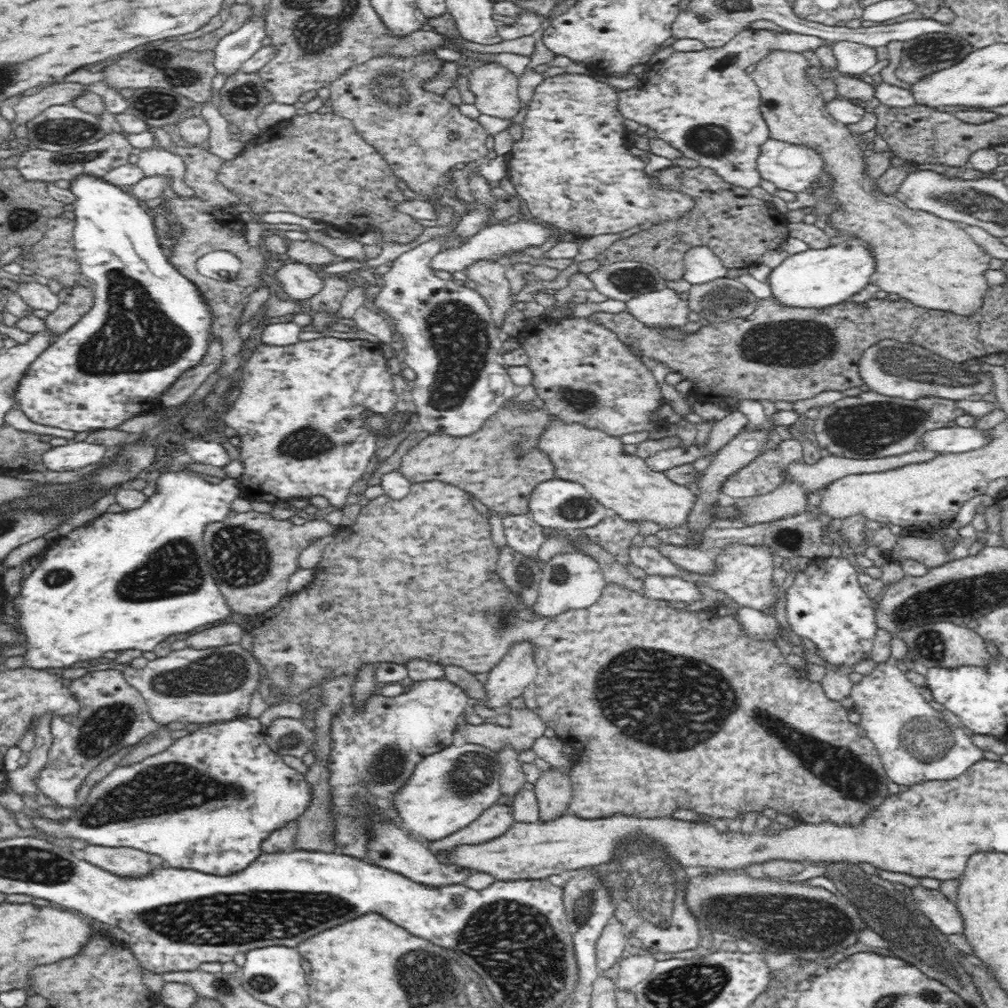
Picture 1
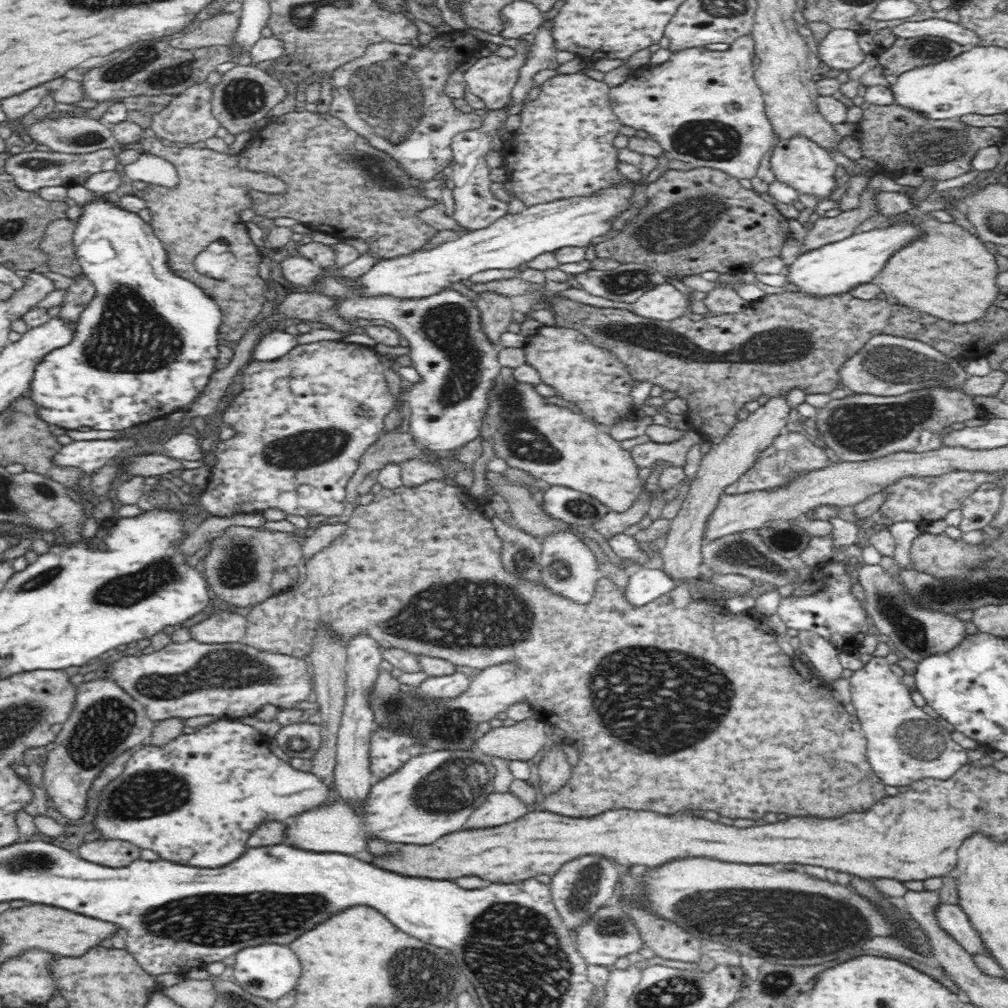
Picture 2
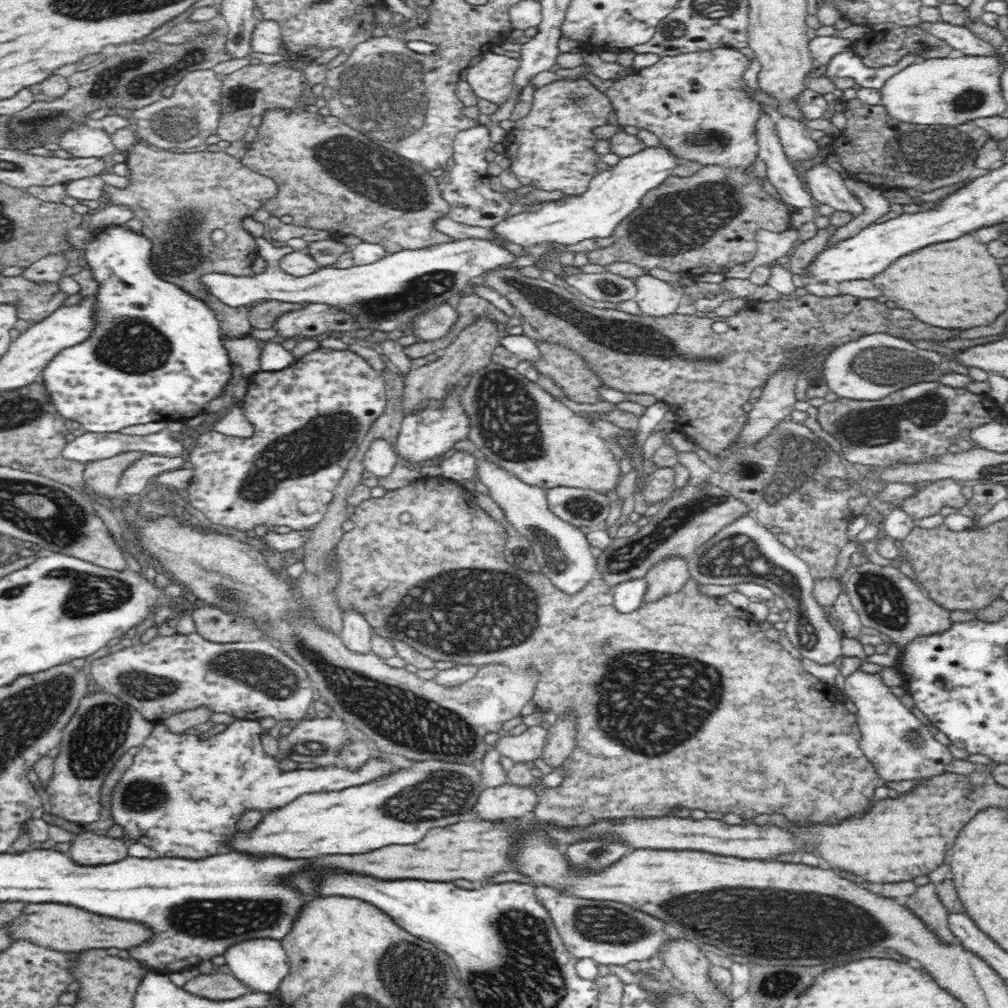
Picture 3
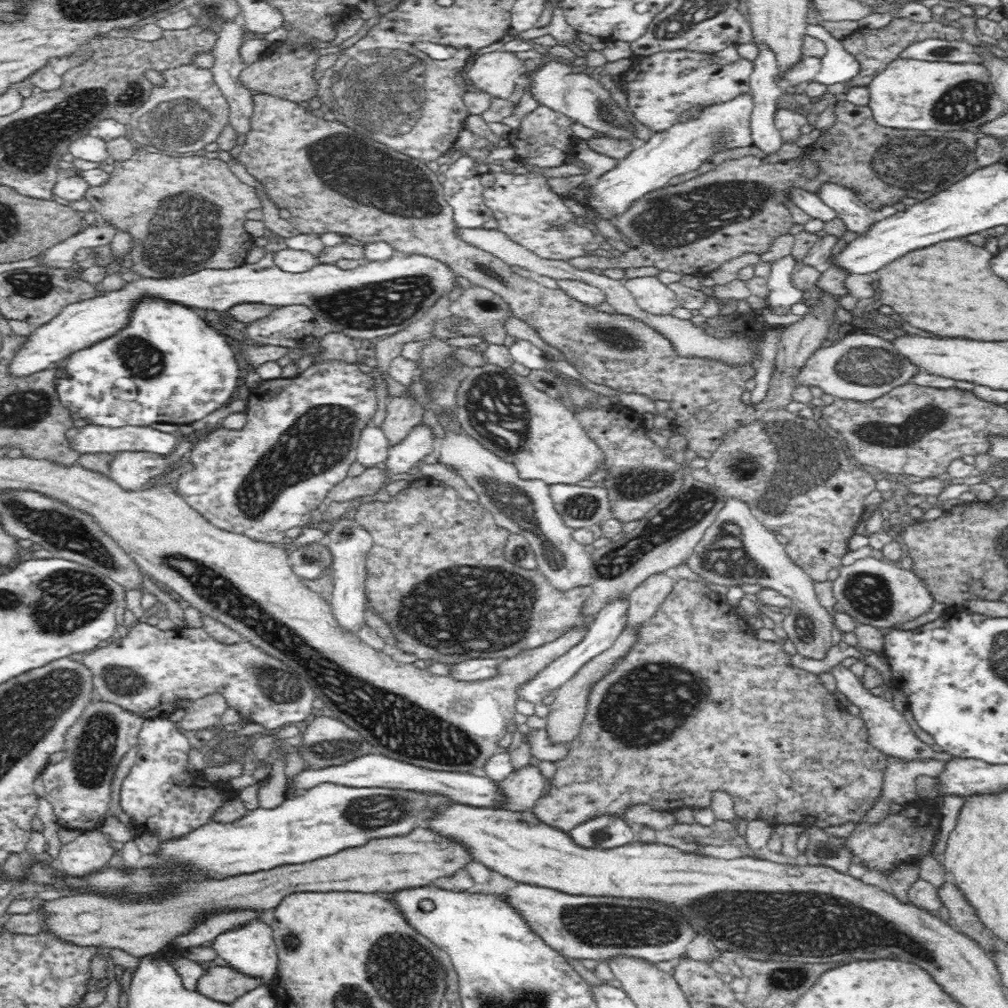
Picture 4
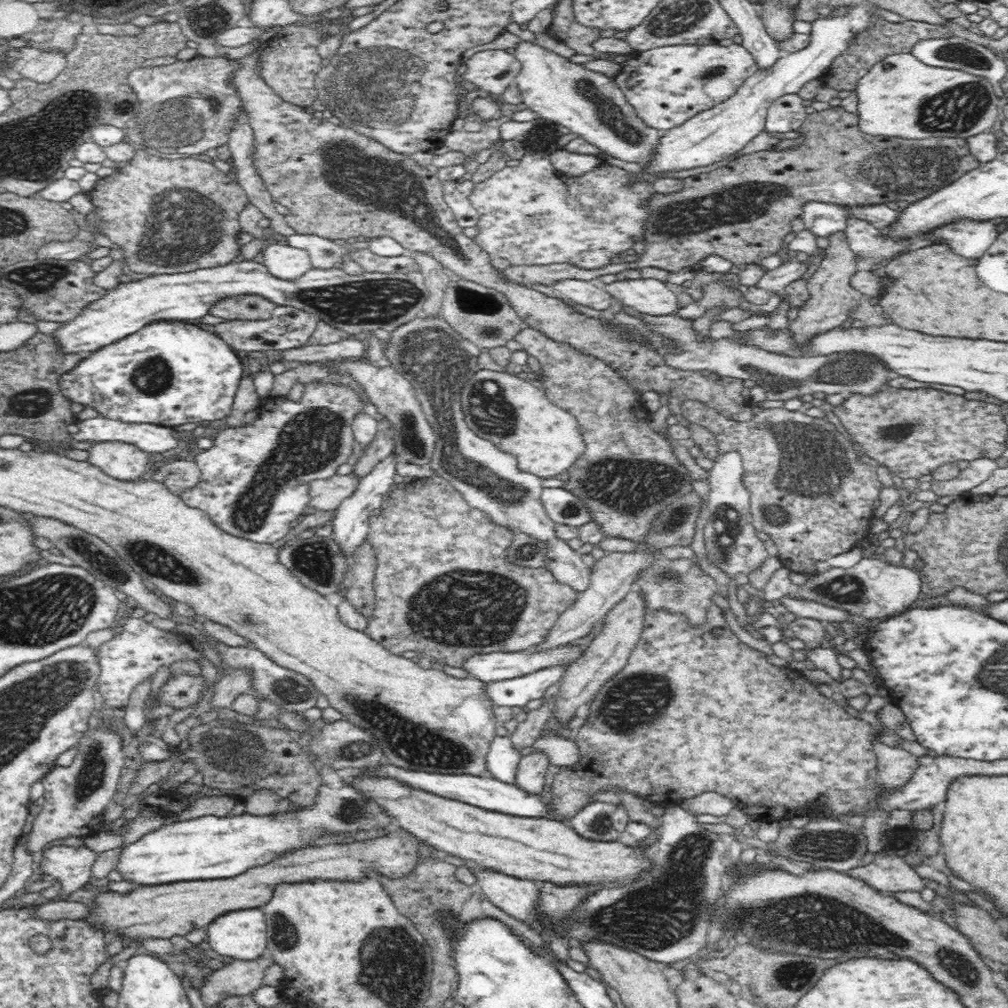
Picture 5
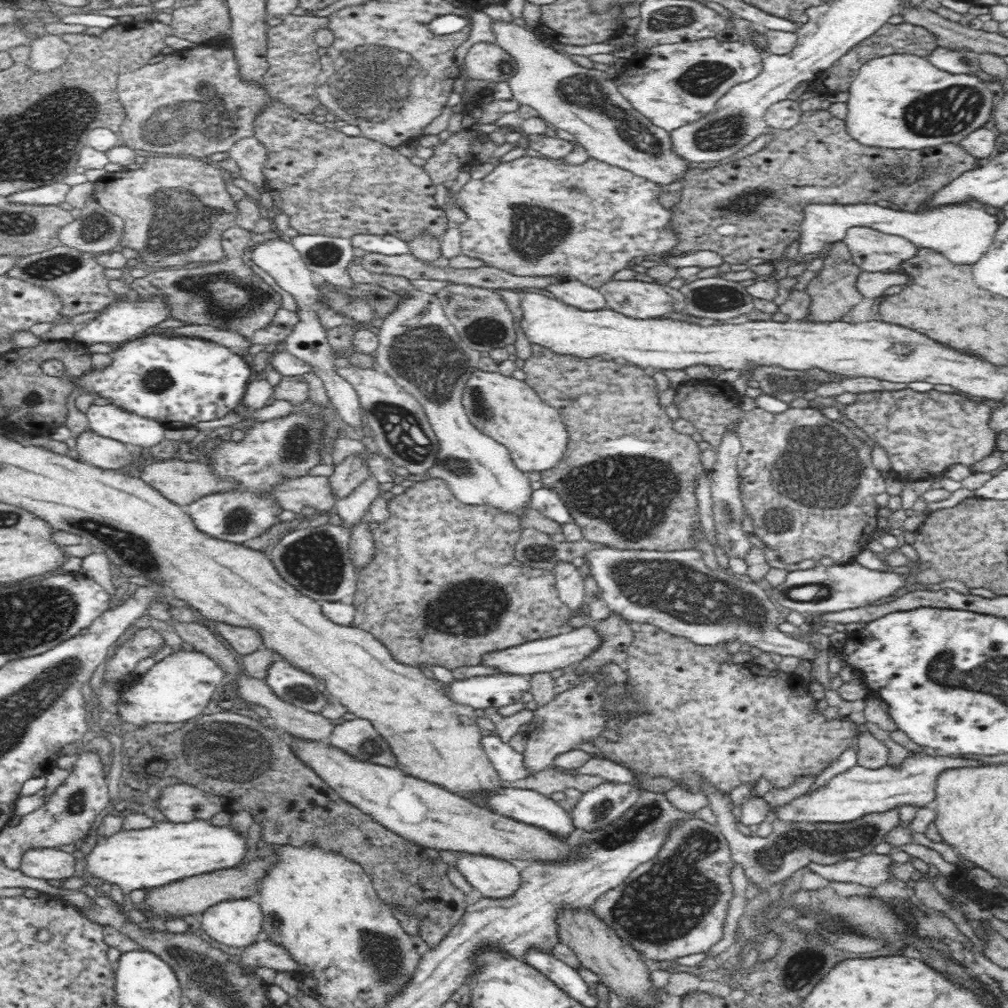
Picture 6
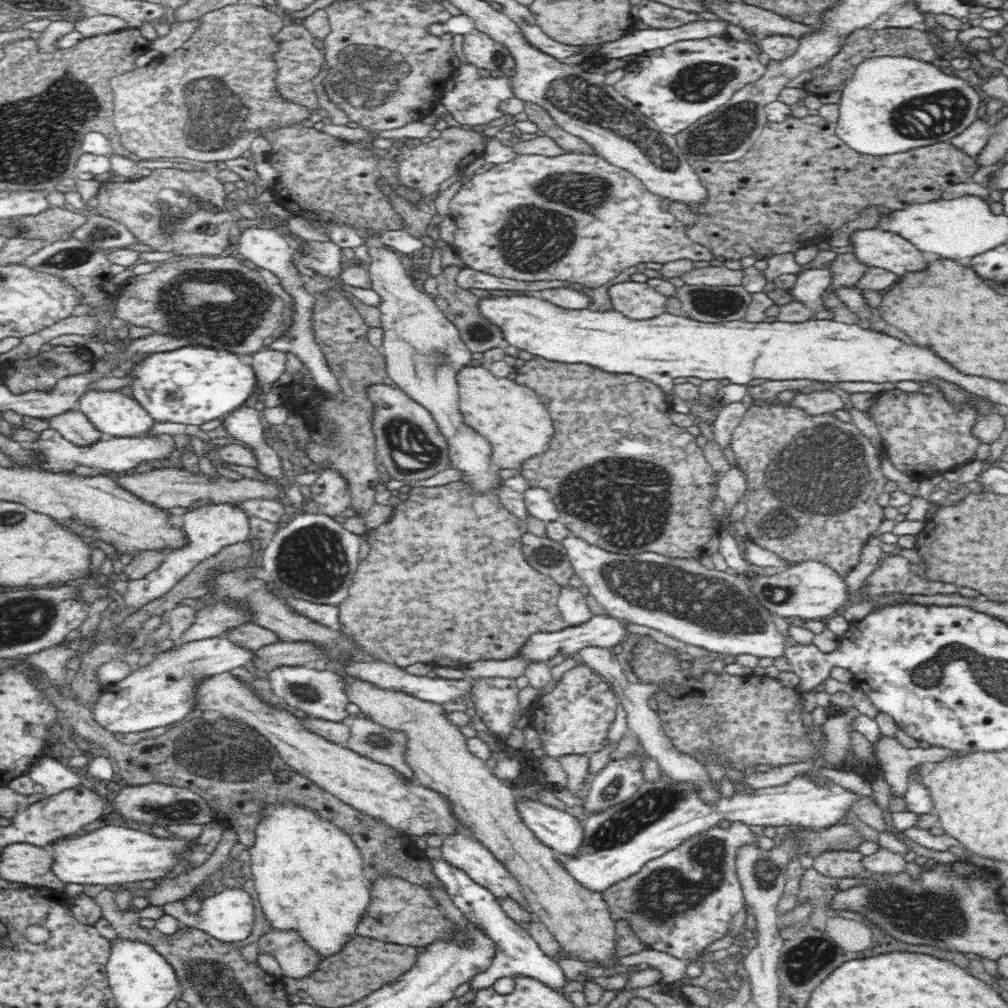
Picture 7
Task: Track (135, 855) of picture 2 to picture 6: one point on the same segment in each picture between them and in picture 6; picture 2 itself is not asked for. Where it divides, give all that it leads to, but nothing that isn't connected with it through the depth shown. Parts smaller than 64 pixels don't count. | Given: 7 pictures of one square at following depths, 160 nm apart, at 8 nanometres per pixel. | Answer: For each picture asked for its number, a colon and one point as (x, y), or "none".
3: (87, 849)
4: (91, 851)
5: (71, 866)
6: (37, 863)

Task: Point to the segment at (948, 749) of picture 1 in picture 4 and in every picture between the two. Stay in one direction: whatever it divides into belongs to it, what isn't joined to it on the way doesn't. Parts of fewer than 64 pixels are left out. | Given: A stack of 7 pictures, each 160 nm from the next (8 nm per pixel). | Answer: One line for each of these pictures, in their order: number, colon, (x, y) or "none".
2: (905, 745)
3: (902, 747)
4: (888, 731)

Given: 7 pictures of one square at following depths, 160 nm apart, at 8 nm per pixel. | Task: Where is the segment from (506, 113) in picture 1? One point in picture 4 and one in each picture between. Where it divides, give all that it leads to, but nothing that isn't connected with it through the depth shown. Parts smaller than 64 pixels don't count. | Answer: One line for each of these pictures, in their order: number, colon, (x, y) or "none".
2: (492, 79)
3: (492, 78)
4: (497, 73)

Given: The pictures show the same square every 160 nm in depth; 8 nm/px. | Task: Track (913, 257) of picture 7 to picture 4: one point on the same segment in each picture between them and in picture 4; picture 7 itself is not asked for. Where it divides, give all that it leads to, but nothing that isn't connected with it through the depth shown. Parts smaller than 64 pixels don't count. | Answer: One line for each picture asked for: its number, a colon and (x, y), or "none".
4: (858, 217)
5: (870, 246)
6: (873, 251)

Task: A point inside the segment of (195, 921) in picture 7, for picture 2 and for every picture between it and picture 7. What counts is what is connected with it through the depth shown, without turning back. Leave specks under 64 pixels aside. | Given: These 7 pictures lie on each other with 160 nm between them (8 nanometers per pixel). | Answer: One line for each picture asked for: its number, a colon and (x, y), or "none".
2: (269, 971)
3: (261, 964)
4: (250, 949)
5: (241, 934)
6: (238, 923)

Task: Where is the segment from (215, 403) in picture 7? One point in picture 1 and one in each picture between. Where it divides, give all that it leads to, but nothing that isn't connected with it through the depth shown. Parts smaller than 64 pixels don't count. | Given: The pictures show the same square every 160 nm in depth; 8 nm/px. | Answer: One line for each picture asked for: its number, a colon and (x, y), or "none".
1: (148, 324)
2: (146, 344)
3: (156, 350)
4: (166, 365)
5: (169, 373)
6: (178, 383)

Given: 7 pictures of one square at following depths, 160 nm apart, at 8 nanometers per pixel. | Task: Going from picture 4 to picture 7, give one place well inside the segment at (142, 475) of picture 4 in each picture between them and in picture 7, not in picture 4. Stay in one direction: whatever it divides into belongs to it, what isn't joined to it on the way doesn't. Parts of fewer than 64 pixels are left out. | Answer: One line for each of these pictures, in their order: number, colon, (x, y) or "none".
5: (118, 459)
6: (106, 453)
7: (74, 425)

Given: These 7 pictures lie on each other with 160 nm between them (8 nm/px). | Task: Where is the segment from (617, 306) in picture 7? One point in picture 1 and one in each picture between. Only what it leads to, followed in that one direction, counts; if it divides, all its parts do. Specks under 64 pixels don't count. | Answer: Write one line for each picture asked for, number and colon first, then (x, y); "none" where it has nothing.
1: (663, 309)
2: (664, 302)
3: (656, 298)
4: (651, 295)
5: (648, 296)
6: (635, 299)

